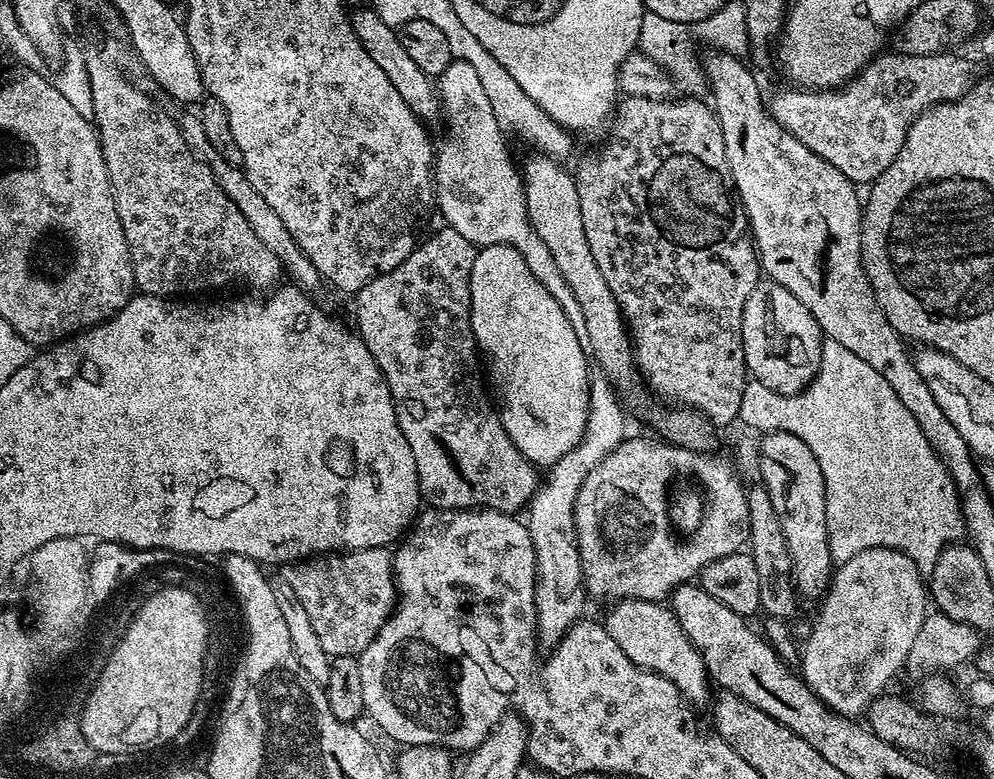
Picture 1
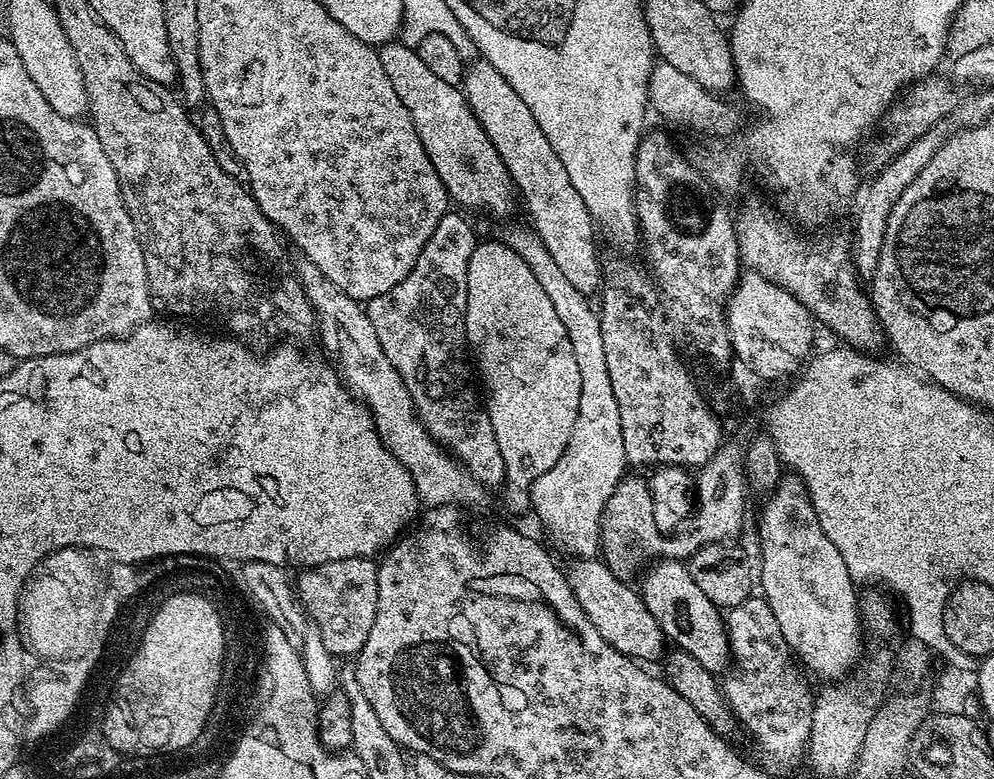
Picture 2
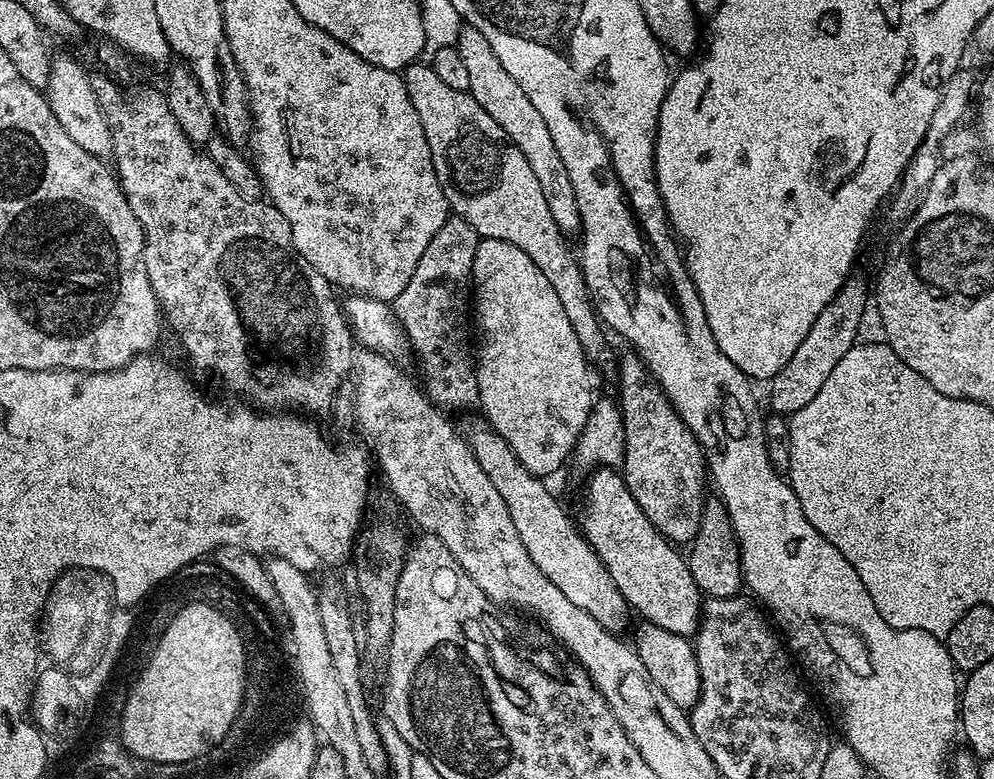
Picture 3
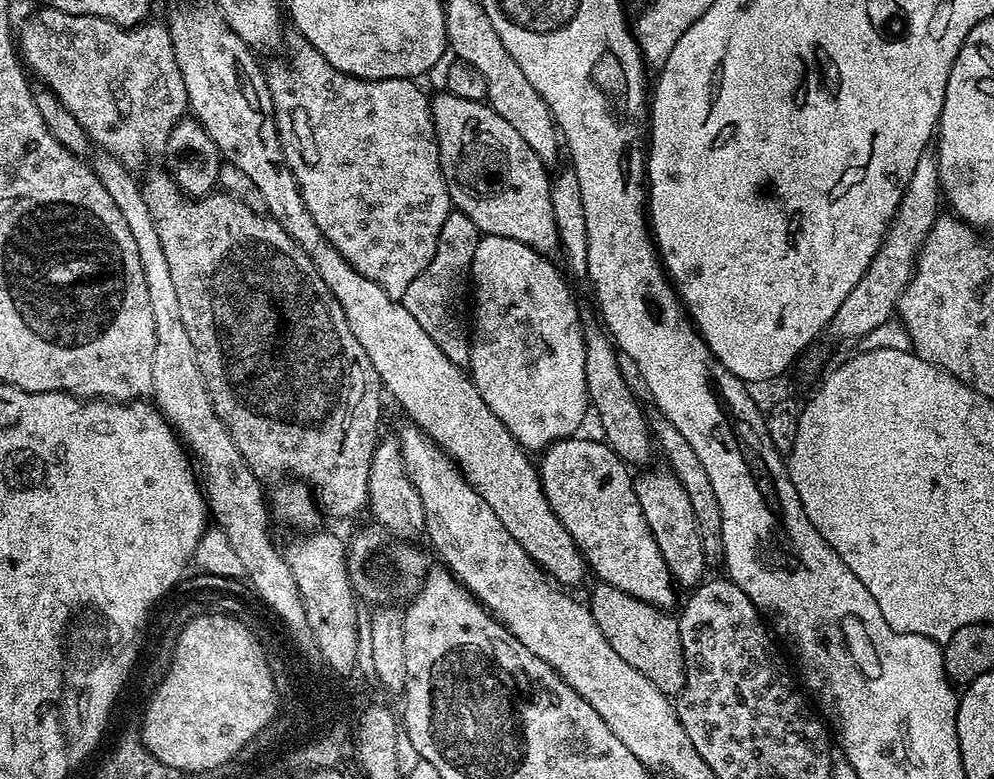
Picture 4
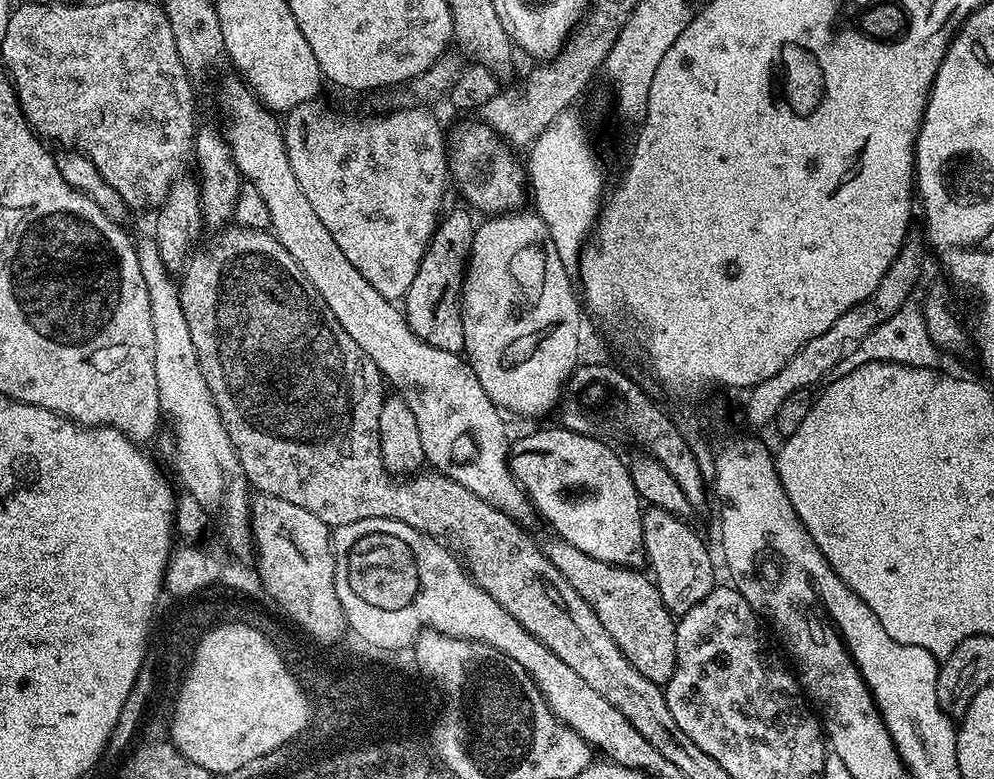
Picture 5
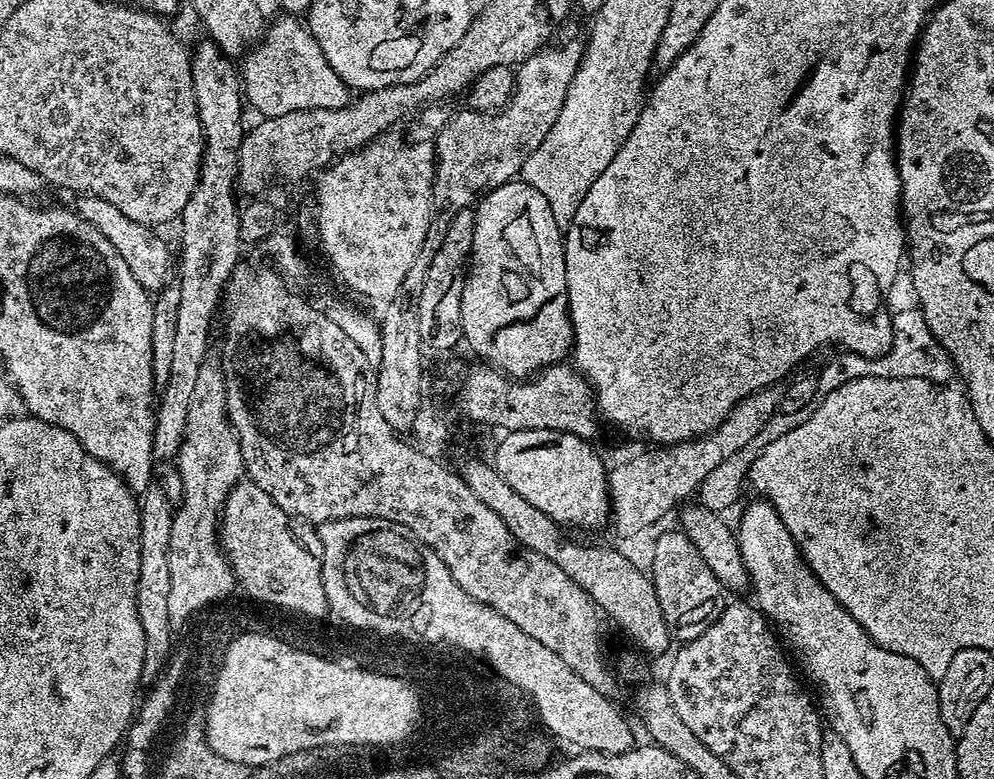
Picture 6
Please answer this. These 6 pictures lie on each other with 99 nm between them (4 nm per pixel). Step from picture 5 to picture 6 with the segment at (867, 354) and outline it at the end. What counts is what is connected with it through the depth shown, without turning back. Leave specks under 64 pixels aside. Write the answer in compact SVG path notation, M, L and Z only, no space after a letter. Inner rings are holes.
M919 307L904 308L892 317L892 338L890 350L880 356L864 356L853 352L839 351L816 374L816 391L819 395L832 393L846 382L858 377L914 377L926 378L935 384L951 383L956 376L955 364L943 344L933 336L926 325L925 316ZM953 378L953 380L951 380Z

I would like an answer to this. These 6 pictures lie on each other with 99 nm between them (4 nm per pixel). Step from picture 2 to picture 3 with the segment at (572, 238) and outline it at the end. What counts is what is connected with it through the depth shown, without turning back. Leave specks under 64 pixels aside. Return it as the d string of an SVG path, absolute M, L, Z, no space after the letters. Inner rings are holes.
M461 27L460 36L456 39L454 47L462 58L466 58L466 67L470 77L469 94L502 126L502 130L512 139L514 146L526 154L526 162L534 169L534 174L538 177L538 182L542 182L542 194L546 194L546 206L550 206L550 214L554 222L558 222L561 230L579 229L580 211L578 210L578 198L574 198L574 186L570 186L570 178L566 174L566 166L562 166L562 158L558 155L558 150L554 146L554 138L550 138L550 130L546 127L546 122L542 114L526 98L526 93L522 91L522 86L510 74L506 74L506 69L502 67L502 62L498 62L494 50L490 50L490 42L473 28Z

